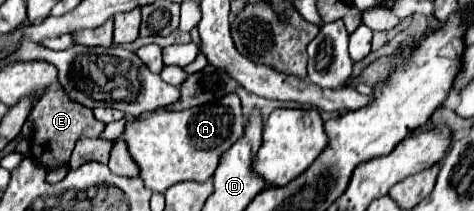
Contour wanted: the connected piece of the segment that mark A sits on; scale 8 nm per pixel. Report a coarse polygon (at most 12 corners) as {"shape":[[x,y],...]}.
{"shape":[[240,99],[126,123],[144,185],[208,181],[244,129]]}

